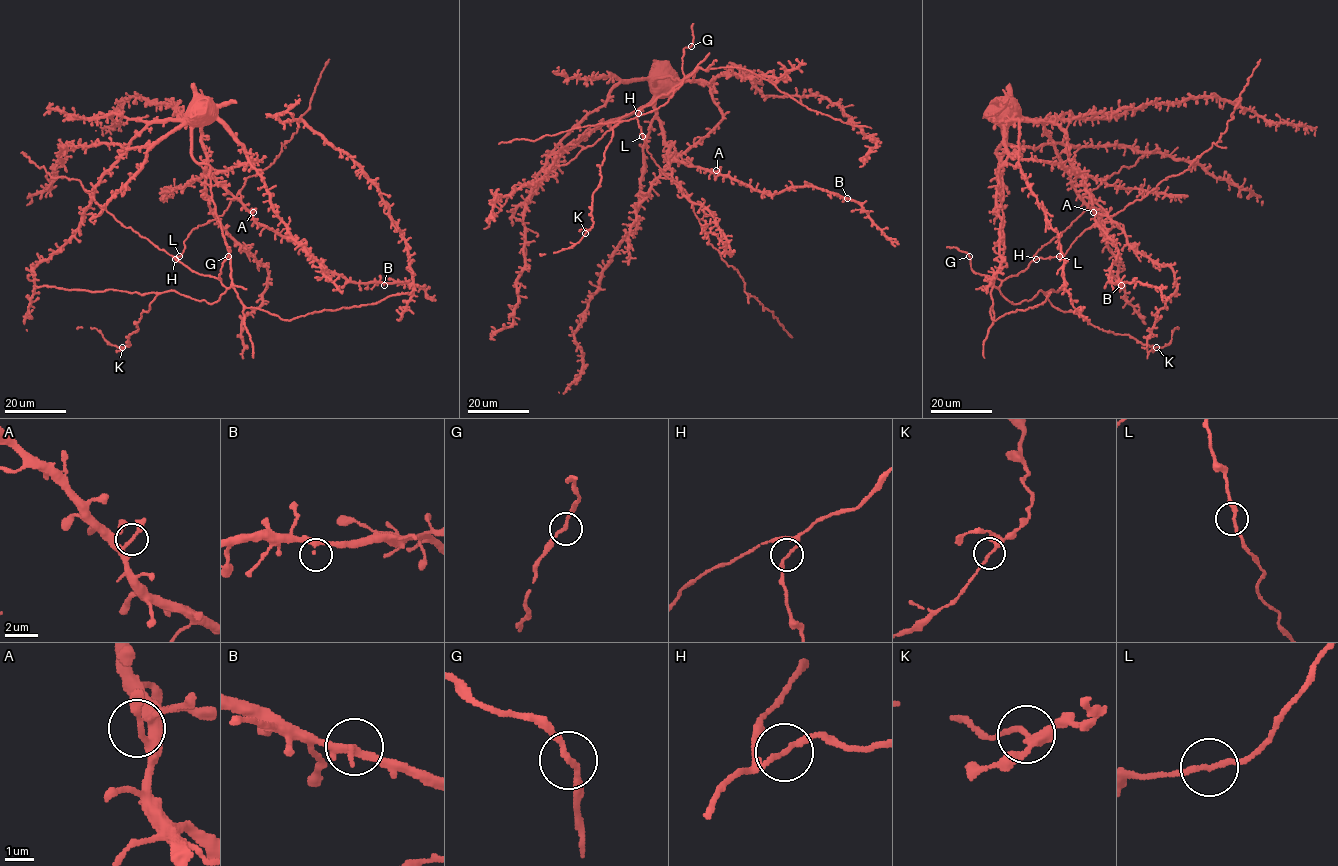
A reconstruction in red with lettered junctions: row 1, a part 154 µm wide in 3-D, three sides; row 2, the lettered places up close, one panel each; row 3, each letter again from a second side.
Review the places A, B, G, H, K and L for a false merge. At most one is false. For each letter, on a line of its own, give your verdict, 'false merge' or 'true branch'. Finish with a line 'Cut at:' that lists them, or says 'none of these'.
A: true branch
B: true branch
G: true branch
H: true branch
K: true branch
L: true branch
Cut at: none of these

